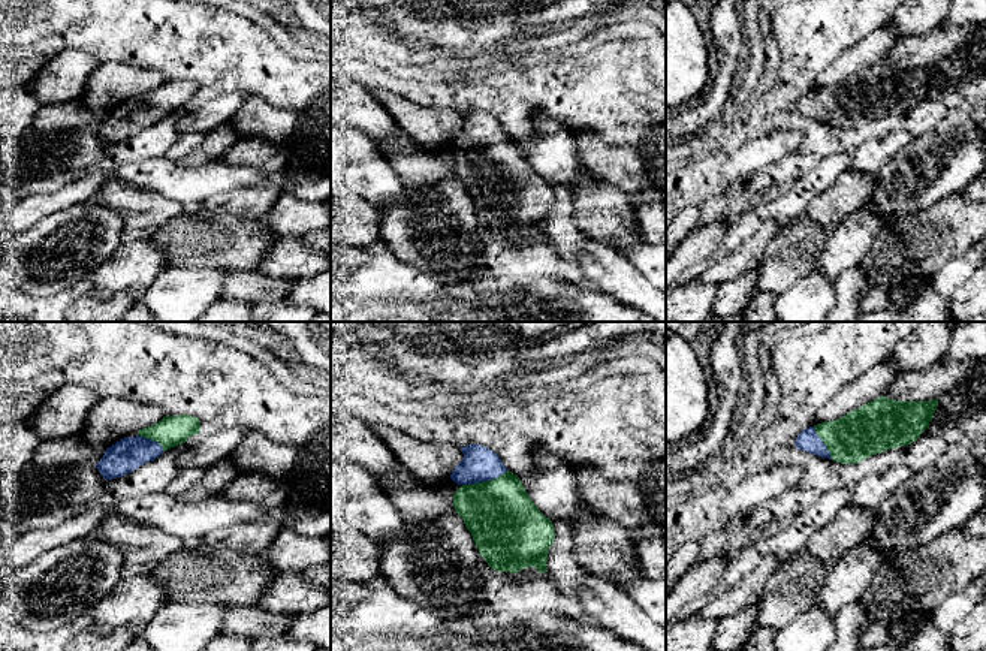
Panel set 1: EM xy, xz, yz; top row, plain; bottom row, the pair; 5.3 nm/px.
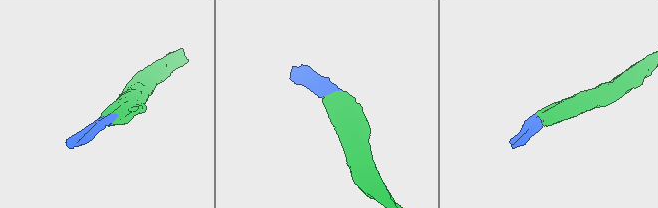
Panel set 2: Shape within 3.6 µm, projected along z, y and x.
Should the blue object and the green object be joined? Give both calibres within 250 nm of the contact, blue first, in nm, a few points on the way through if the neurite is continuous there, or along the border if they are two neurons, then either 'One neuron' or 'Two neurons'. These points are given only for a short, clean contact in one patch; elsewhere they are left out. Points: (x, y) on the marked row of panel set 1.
Thickness 190 nm (blue) against 380 nm. Path across: xz (479, 464), (484, 481), (494, 511), (503, 520). One neuron

